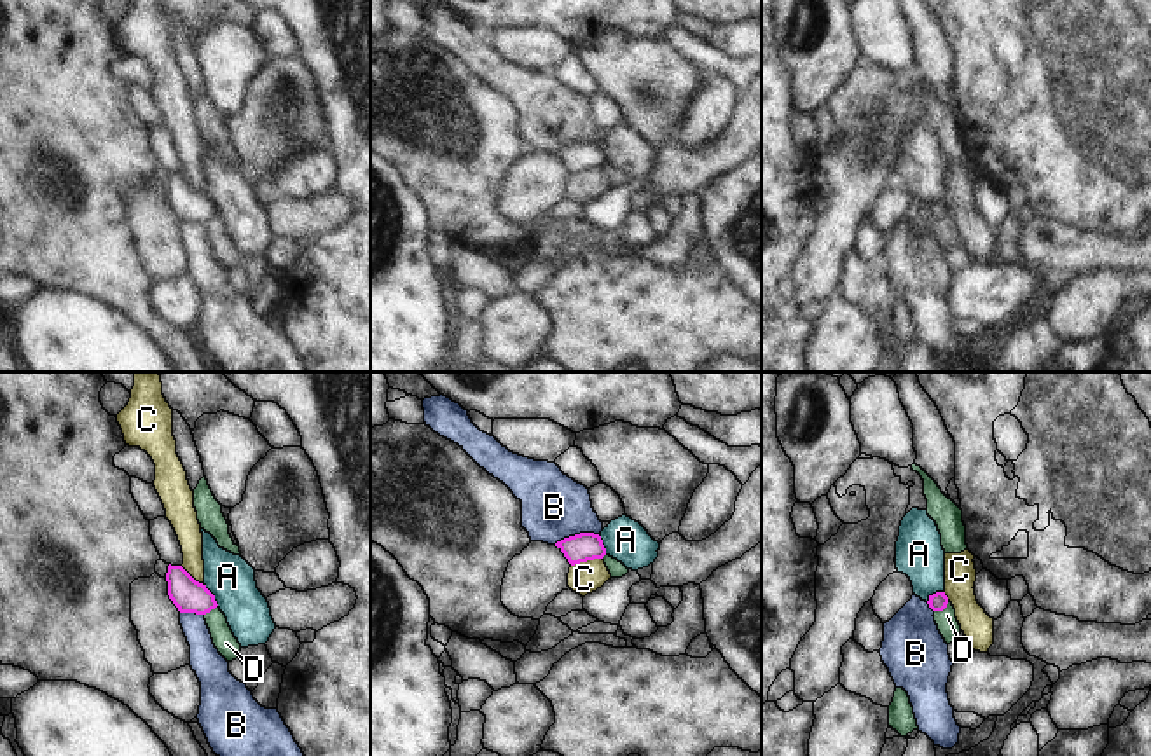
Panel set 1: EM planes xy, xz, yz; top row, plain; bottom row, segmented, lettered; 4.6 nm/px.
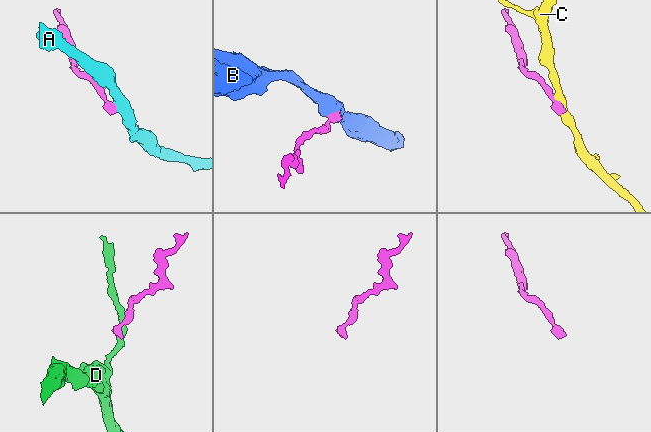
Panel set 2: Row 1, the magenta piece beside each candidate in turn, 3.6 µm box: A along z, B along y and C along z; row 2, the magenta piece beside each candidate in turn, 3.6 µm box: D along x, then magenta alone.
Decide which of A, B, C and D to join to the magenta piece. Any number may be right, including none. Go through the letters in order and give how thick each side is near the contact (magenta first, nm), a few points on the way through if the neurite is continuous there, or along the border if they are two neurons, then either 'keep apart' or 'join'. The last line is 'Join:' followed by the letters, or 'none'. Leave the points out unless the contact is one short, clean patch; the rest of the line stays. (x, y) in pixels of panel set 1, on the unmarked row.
A: calibres 160 and 220 nm; border xy (205, 192), (219, 213); keep apart
B: calibres 130 and 300 nm; border xz (598, 142), (575, 142), (554, 152); keep apart
C: calibres 130 and 150 nm; border xz (601, 166), (572, 175); keep apart
D: calibres 90 and 100 nm; border yz (949, 210), (942, 219), (935, 220); keep apart
Join: none

